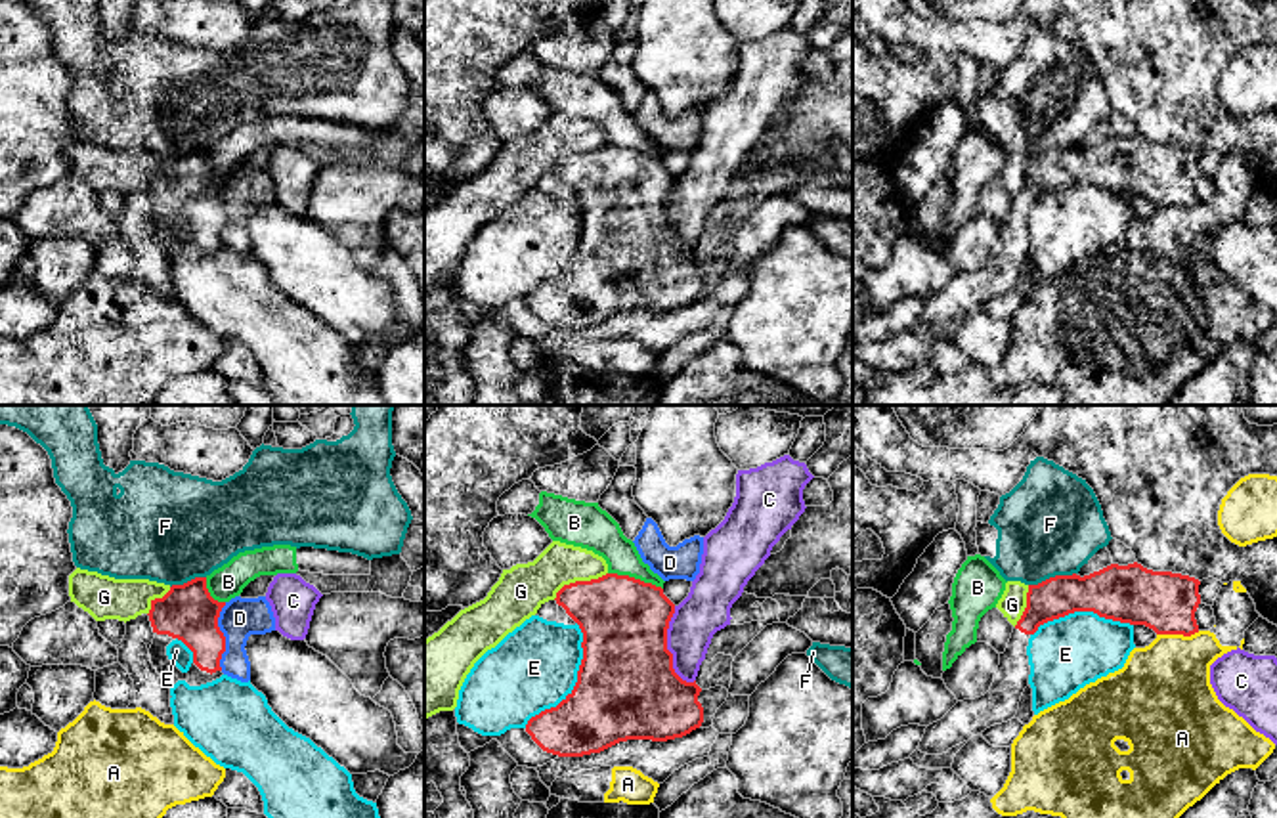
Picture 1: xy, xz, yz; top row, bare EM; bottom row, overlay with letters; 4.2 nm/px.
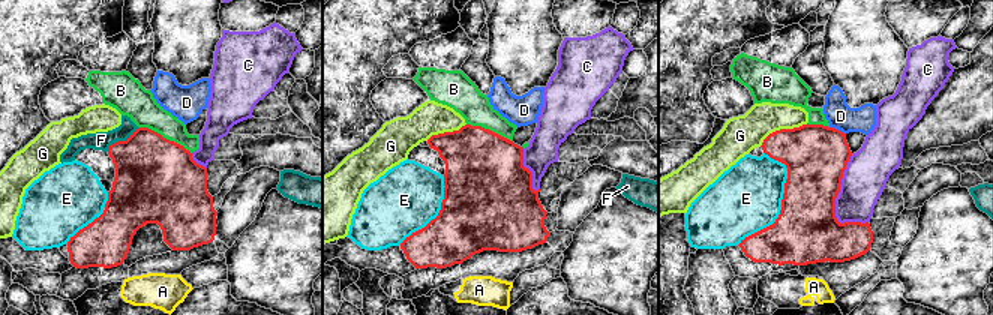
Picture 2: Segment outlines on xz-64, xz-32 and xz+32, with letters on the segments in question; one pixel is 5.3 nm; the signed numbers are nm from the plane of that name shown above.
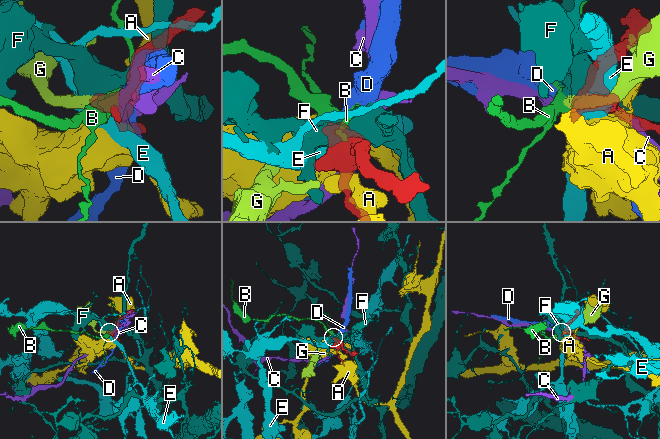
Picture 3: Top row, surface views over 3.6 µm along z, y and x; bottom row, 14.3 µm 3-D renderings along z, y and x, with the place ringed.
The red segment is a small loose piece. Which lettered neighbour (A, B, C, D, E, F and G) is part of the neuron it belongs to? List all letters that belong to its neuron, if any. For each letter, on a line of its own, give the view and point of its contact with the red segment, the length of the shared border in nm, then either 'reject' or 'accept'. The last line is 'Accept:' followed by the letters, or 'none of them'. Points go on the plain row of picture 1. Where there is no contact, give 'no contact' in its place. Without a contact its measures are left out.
A: yz (1178, 205) | 180 nm | reject
B: xz (633, 150) | 240 nm | reject
C: xz (666, 220) | 340 nm | reject
D: xy (224, 209) | 280 nm | reject
E: xz (578, 253) | 500 nm | reject
F: yz (1052, 150) | 200 nm | reject
G: xz (578, 153) | 260 nm | reject
Accept: none of them

